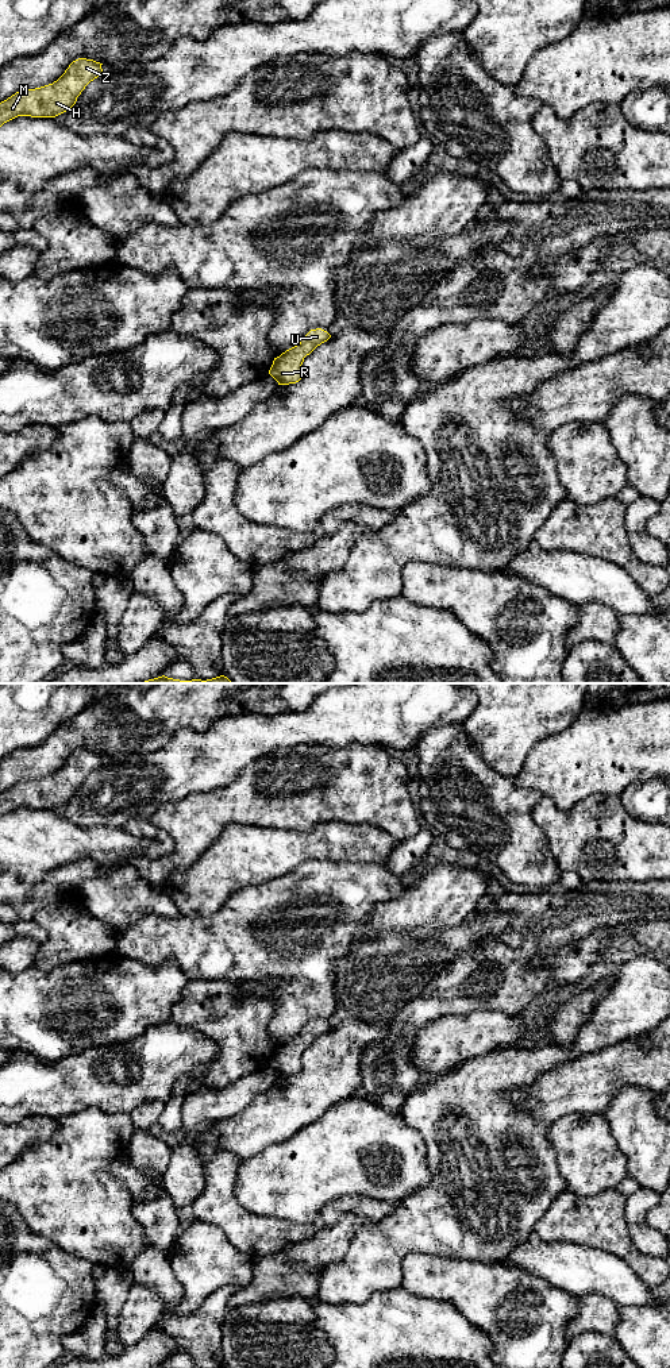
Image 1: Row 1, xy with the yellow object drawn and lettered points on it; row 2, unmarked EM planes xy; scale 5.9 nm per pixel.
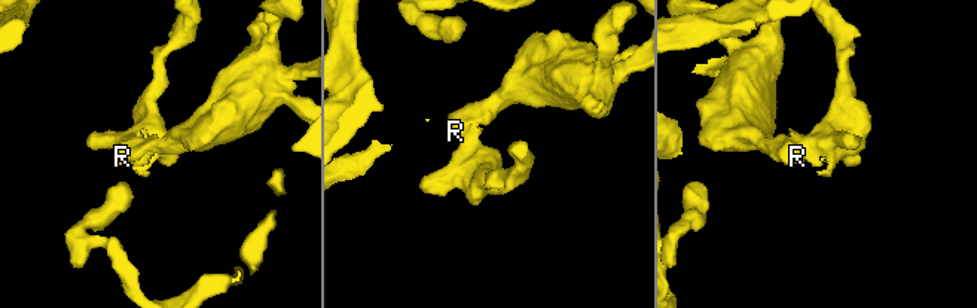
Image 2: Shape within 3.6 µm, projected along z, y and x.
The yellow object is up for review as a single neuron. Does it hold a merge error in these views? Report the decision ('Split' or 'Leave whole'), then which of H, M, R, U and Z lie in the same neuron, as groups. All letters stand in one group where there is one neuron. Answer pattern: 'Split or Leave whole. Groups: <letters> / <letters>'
Leave whole. Groups: H M R U Z

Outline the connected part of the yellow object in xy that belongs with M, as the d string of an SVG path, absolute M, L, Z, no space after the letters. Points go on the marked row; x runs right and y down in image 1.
M78 58L53 84L16 92L0 103L0 127L18 116L55 117L69 111L85 86L103 73L101 65Z

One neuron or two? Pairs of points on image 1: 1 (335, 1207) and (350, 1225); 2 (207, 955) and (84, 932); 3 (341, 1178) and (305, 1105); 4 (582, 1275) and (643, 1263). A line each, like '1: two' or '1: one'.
1: two
2: two
3: two
4: two

